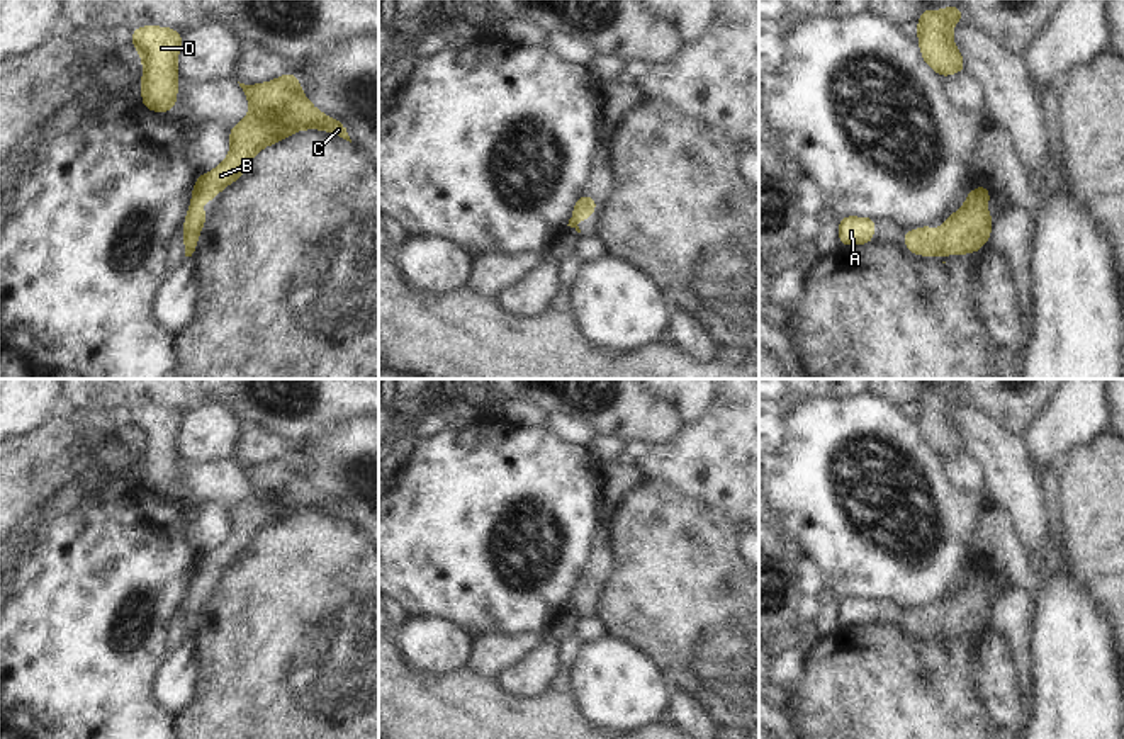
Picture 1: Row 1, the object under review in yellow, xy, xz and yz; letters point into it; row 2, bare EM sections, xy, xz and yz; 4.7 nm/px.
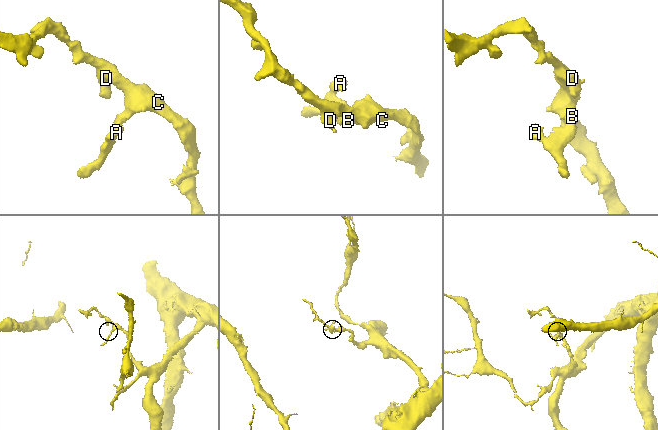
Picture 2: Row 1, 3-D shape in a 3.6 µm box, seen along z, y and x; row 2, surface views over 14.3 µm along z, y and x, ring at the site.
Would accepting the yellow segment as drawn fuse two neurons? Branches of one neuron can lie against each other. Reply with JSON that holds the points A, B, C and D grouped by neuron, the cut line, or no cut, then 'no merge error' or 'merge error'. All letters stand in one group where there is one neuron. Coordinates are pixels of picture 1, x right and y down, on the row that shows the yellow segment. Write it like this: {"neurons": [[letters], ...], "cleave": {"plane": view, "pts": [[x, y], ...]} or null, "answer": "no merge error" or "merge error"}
{"neurons": [["A", "B", "C", "D"]], "cleave": null, "answer": "no merge error"}

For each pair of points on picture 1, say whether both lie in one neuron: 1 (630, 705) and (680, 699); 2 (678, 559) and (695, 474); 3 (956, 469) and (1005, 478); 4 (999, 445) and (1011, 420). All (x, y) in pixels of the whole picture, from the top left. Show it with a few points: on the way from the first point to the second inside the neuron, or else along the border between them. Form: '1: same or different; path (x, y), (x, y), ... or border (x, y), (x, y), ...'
1: different; border (671, 687), (666, 709)
2: different; border (652, 481), (666, 481), (725, 515)
3: different; border (965, 451), (982, 471), (989, 500)
4: different; border (975, 406), (1005, 430), (1021, 437)

